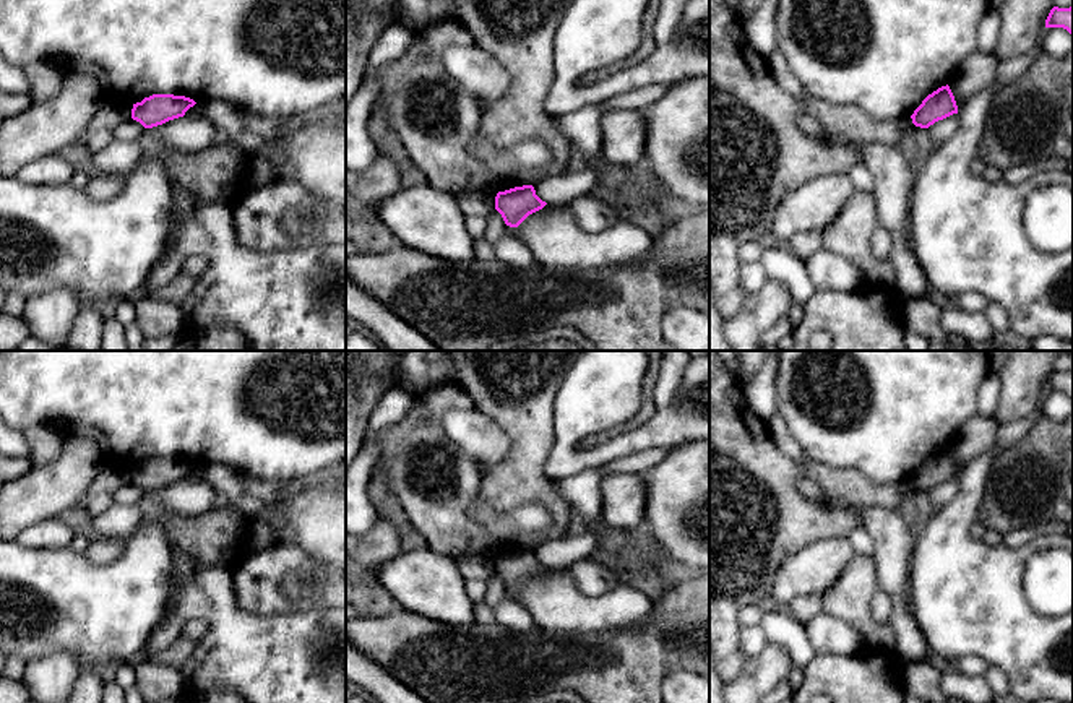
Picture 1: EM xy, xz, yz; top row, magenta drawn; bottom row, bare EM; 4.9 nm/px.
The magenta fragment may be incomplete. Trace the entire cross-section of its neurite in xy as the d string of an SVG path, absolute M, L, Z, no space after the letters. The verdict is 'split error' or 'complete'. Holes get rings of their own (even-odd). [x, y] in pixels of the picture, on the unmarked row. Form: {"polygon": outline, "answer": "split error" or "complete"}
{"polygon": "M153 458L133 468L131 482L144 492L162 489L169 484L183 481L196 466L185 459Z", "answer": "complete"}

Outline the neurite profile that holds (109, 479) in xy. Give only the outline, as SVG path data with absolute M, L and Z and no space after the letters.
M104 466L84 495L73 507L75 510L88 508L89 502L102 492L114 494L131 482L131 468Z

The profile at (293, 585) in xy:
M287 575L282 580L282 593L287 597L305 597L312 591L312 581L307 575Z

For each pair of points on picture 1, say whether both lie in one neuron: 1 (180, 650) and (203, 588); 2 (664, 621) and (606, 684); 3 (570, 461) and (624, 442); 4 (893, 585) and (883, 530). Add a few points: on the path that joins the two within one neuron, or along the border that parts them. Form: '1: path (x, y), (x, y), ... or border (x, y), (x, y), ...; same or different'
1: border (179, 633), (151, 658); different
2: path (653, 637), (622, 668); same
3: path (583, 460), (611, 450); same
4: path (893, 572), (893, 543); same

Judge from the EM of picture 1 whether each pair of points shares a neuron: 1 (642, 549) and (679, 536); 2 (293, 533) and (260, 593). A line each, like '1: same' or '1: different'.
1: different
2: different

